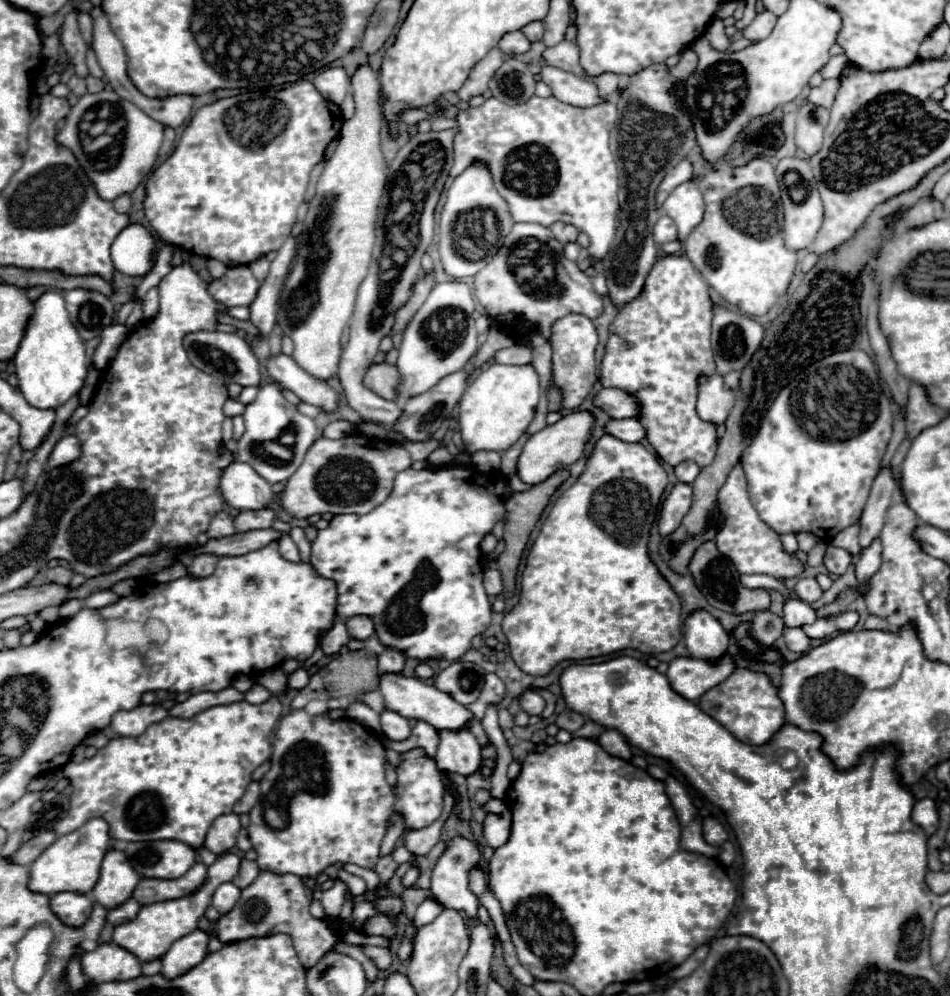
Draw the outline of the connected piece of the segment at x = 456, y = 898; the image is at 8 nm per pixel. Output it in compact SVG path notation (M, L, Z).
M455 838L453 844L441 854L433 868L431 894L443 906L465 910L467 916L475 916L479 902L469 890L469 870L479 864L479 850L465 838Z

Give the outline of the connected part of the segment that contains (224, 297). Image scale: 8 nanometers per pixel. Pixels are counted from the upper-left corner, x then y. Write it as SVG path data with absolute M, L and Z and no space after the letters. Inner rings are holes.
M247 266L229 268L225 276L213 280L209 286L209 294L229 306L249 306L259 290L259 280L251 274Z

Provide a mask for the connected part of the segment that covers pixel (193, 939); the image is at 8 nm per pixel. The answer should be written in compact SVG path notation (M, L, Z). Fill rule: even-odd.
M193 930L191 934L173 942L173 946L163 956L163 976L175 978L187 972L189 968L197 966L207 954L209 934L205 930Z

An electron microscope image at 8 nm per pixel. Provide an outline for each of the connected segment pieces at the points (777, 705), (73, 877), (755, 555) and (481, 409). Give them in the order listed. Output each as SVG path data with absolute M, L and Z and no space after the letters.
M745 668L735 670L725 682L705 692L705 696L701 696L697 704L705 714L715 718L737 740L745 744L765 744L785 724L783 704L777 696L777 690L769 684L769 678Z
M93 818L85 822L81 828L77 828L71 834L65 834L57 838L33 864L31 864L31 878L29 878L29 890L39 894L57 894L57 892L81 892L89 894L93 890L93 884L97 884L99 866L101 860L109 848L109 832L107 824L101 818Z
M737 462L733 466L727 482L719 490L719 506L727 520L725 520L723 528L719 530L715 542L717 542L719 552L725 554L727 558L731 558L731 562L735 564L735 568L741 574L769 574L773 578L791 578L803 570L801 562L783 550L783 546L779 542L779 534L757 516L757 510L753 508L753 504L747 496L745 472L741 468L741 462Z
M491 364L487 370L479 372L477 380L469 384L459 402L459 430L465 452L471 456L479 450L509 450L531 424L539 394L539 376L533 366Z

